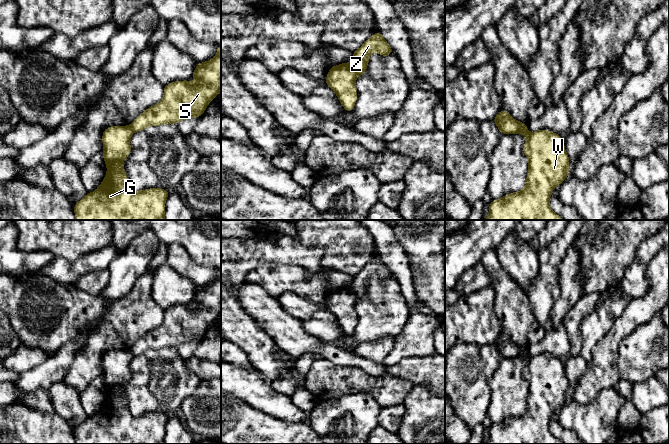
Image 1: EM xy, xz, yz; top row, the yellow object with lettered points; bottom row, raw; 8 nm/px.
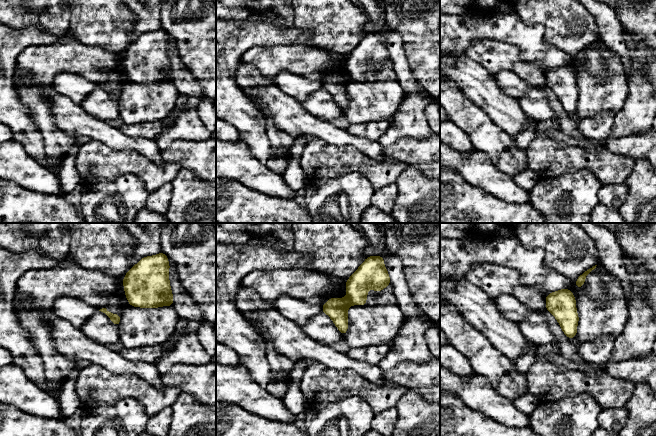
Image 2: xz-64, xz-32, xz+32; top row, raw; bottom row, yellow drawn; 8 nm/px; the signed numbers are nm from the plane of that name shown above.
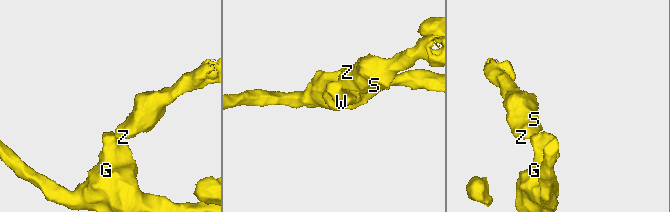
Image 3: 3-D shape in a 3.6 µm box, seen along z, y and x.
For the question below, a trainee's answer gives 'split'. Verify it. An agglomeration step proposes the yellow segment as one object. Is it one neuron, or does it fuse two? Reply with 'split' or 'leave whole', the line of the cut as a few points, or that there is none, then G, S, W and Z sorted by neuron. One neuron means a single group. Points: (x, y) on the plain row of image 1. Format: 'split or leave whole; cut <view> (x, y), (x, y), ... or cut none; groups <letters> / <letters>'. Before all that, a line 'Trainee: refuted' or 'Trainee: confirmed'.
Trainee: confirmed
split; cut xz (349, 287), (358, 298); groups G W / S Z

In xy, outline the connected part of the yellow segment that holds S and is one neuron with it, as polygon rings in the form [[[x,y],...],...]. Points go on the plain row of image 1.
[[[218,269],[216,280],[204,287],[197,287],[192,299],[196,304],[191,308],[189,304],[175,305],[164,311],[164,320],[156,329],[145,334],[130,349],[134,356],[141,355],[147,350],[160,350],[162,348],[177,348],[181,344],[200,341],[208,328],[221,315],[221,270]]]

